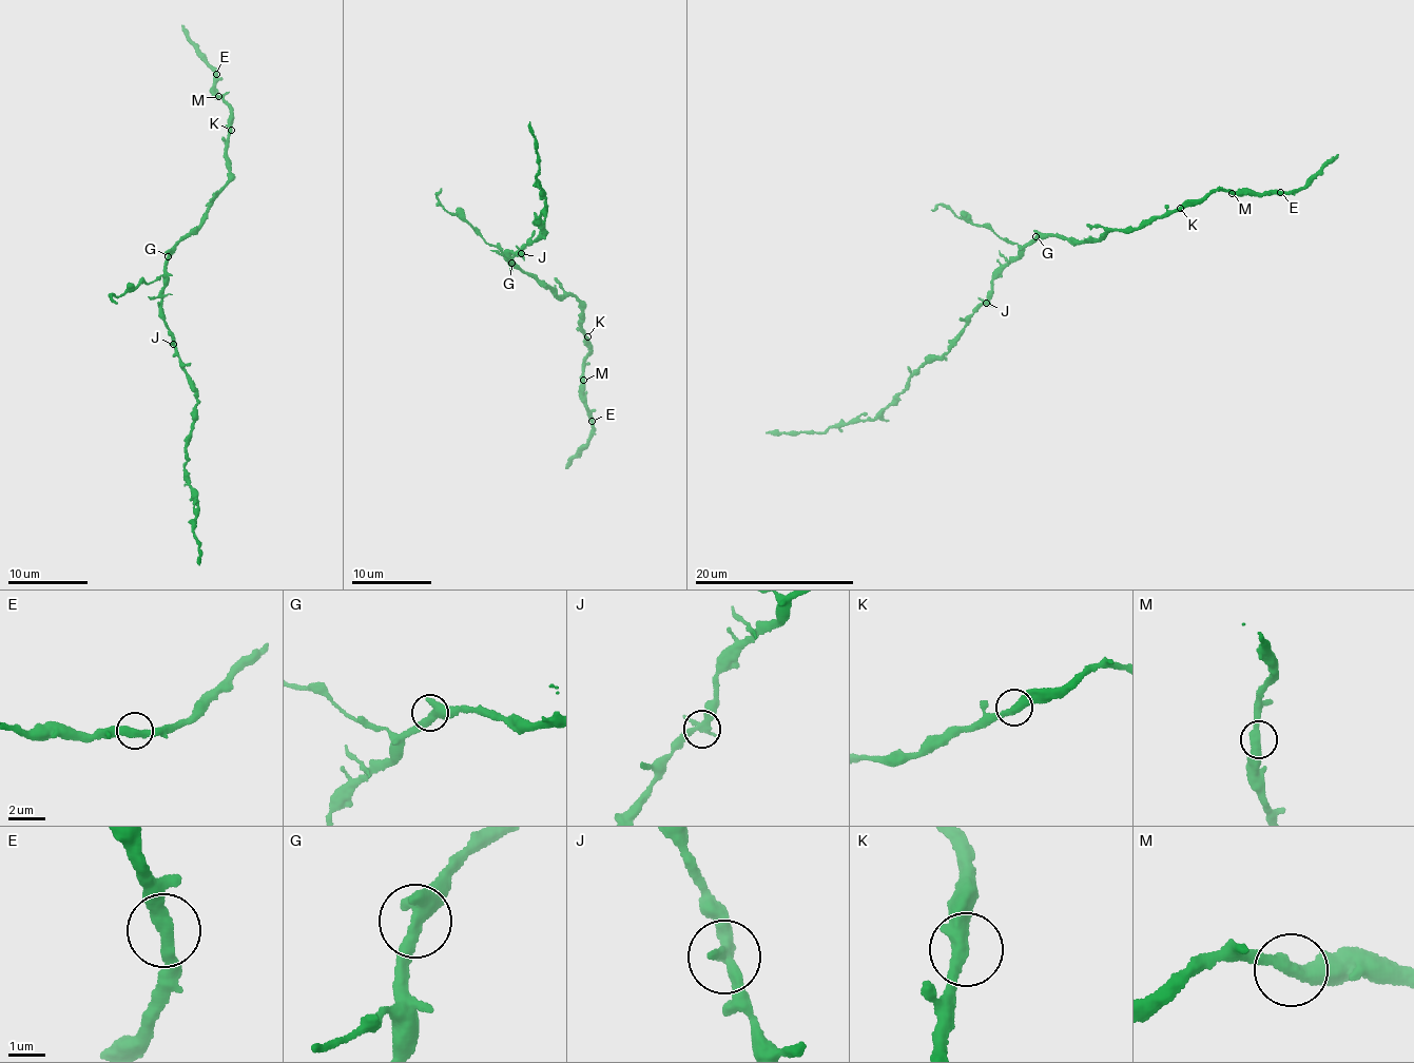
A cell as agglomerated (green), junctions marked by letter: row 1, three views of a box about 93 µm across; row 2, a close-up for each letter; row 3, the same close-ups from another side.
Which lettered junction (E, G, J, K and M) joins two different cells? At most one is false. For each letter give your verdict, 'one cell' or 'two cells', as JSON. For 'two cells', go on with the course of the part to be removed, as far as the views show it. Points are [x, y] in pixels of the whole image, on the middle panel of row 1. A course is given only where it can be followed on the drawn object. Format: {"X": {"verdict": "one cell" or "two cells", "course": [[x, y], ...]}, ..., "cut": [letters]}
{"E": {"verdict": "one cell"}, "G": {"verdict": "one cell"}, "J": {"verdict": "one cell"}, "K": {"verdict": "one cell"}, "M": {"verdict": "one cell"}, "cut": []}

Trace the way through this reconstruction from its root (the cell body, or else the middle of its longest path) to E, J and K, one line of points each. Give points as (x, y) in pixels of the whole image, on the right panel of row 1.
E: (1035, 242), (1052, 236), (1090, 243), (1115, 229), (1142, 227), (1200, 204), (1216, 189), (1236, 194), (1280, 192)
J: (1035, 242), (993, 278), (985, 304)
K: (1035, 242), (1052, 236), (1081, 244), (1090, 243), (1115, 229), (1142, 227), (1180, 208)

